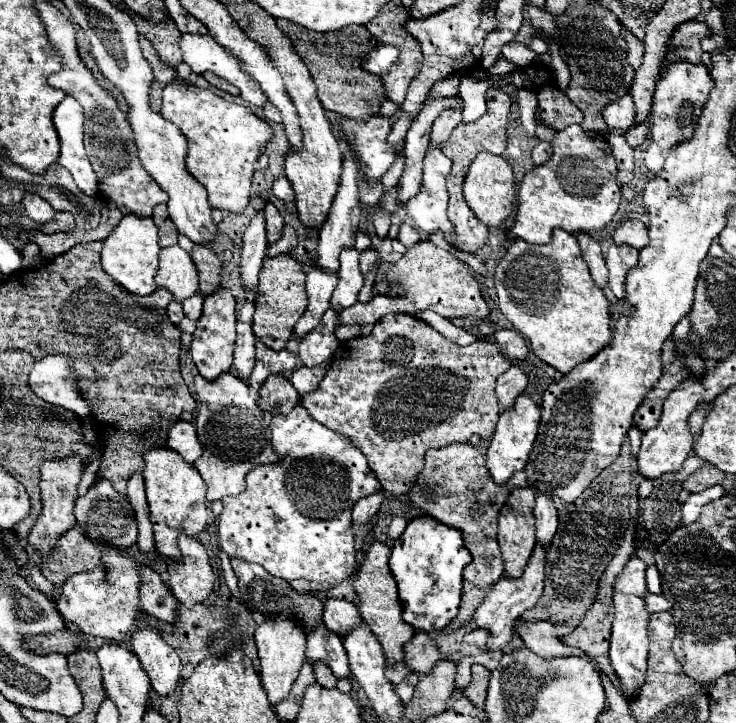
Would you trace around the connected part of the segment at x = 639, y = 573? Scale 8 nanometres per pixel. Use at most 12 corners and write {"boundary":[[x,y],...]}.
{"boundary":[[632,556],[614,590],[644,596],[646,564]]}

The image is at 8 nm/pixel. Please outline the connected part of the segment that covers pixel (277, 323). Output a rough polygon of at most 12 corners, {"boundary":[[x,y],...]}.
{"boundary":[[264,258],[252,330],[282,350],[306,310],[302,266]]}

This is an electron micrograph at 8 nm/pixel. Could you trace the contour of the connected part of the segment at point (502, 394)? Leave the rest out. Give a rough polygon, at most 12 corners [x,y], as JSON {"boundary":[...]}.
{"boundary":[[510,366],[496,380],[500,406],[512,408],[528,386],[526,374]]}

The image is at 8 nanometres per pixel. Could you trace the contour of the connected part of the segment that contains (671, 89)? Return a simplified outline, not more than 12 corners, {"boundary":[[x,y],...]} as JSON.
{"boundary":[[704,64],[660,74],[644,156],[652,174],[692,136],[714,80]]}

